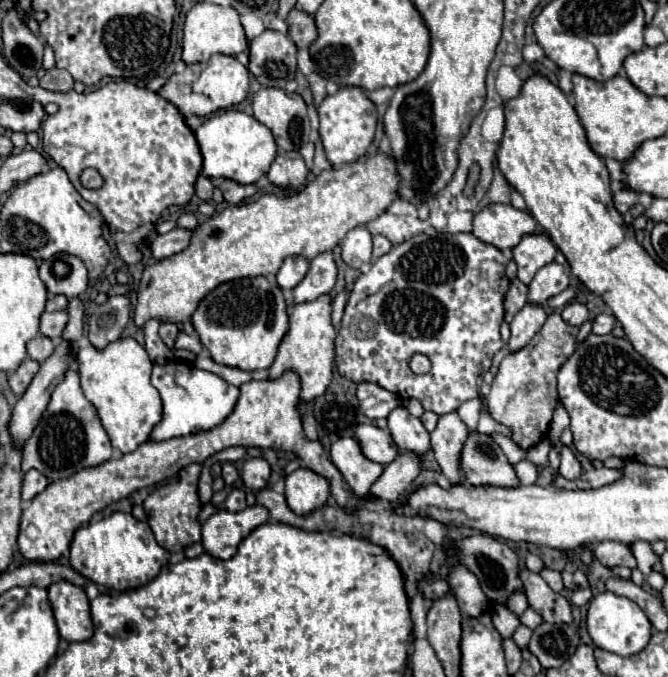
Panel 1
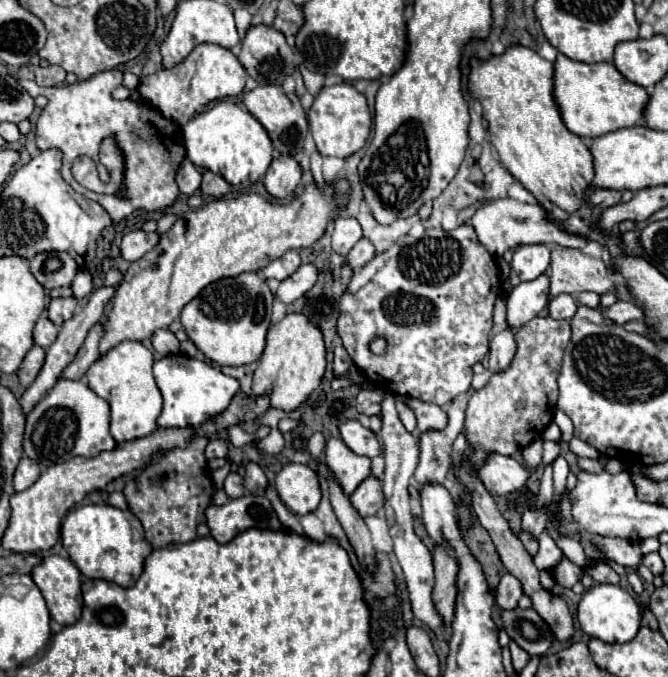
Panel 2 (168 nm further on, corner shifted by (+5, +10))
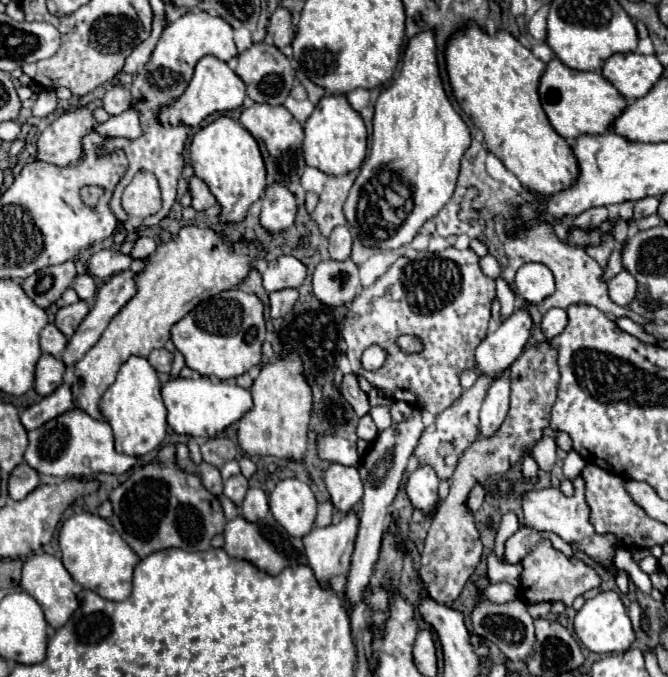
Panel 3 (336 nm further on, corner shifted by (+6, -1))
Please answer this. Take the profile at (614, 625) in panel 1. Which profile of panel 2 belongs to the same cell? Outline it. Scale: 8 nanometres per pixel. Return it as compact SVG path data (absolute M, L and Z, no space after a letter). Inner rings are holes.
M593 585L585 591L577 607L577 619L589 637L597 637L605 643L627 643L641 627L641 611L637 601L619 585Z

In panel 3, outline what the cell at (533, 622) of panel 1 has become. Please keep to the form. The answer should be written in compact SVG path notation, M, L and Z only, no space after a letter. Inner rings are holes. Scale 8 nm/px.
M540 602L540 604L528 604L526 608L528 608L528 614L532 618L546 618L552 610L552 604L550 602Z

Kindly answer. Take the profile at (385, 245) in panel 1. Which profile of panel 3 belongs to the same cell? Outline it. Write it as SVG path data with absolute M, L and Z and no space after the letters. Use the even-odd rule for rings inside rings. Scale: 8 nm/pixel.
M348 258L344 262L320 262L314 270L314 294L326 306L344 306L360 290L358 266ZM342 274L342 280L340 280Z

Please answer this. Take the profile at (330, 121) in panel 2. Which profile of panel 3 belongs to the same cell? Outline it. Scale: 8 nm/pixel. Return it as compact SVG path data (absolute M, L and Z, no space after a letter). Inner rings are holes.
M332 94L324 96L312 116L304 124L304 160L308 166L314 166L326 174L340 176L348 174L356 168L360 168L366 148L368 148L368 138L366 138L366 126L362 116L348 104L346 96L342 94Z

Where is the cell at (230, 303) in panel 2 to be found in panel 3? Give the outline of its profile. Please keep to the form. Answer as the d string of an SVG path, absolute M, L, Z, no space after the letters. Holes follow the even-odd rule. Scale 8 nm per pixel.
M240 288L220 292L200 302L172 326L172 342L184 354L186 366L198 370L202 376L216 376L220 380L236 378L262 362L264 334L266 322L262 300Z

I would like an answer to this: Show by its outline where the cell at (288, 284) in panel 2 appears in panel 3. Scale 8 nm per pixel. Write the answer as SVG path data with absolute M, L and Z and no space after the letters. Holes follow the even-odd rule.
M286 288L286 290L278 290L270 294L270 316L272 318L284 318L294 302L298 300L298 290L296 288Z

